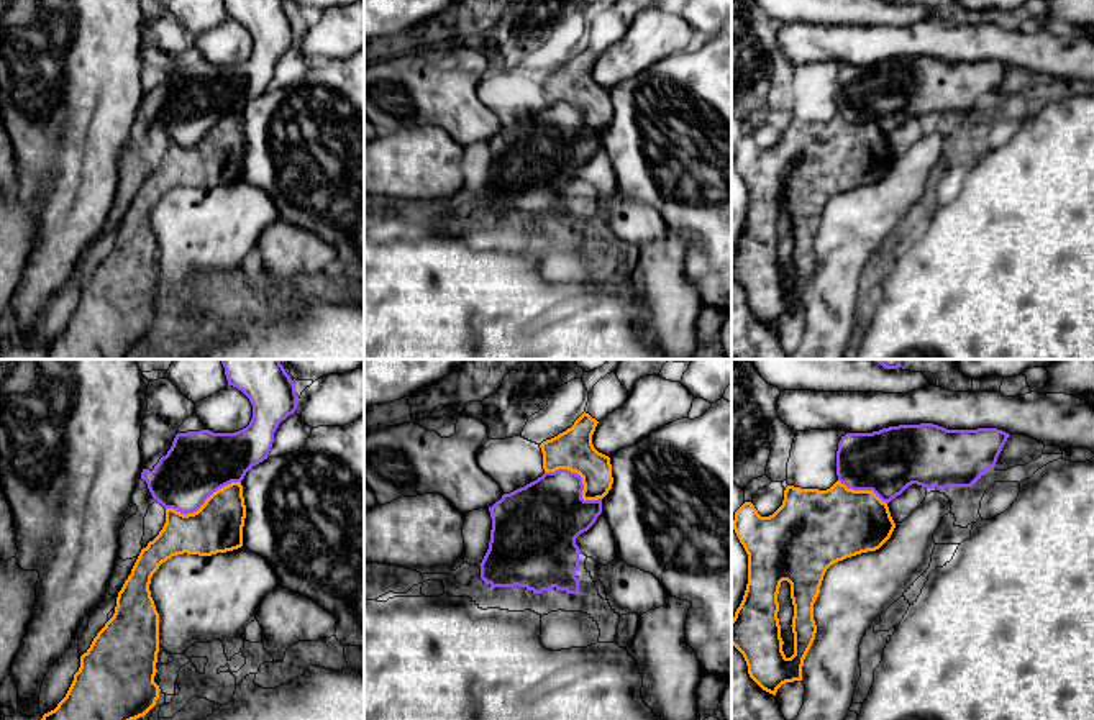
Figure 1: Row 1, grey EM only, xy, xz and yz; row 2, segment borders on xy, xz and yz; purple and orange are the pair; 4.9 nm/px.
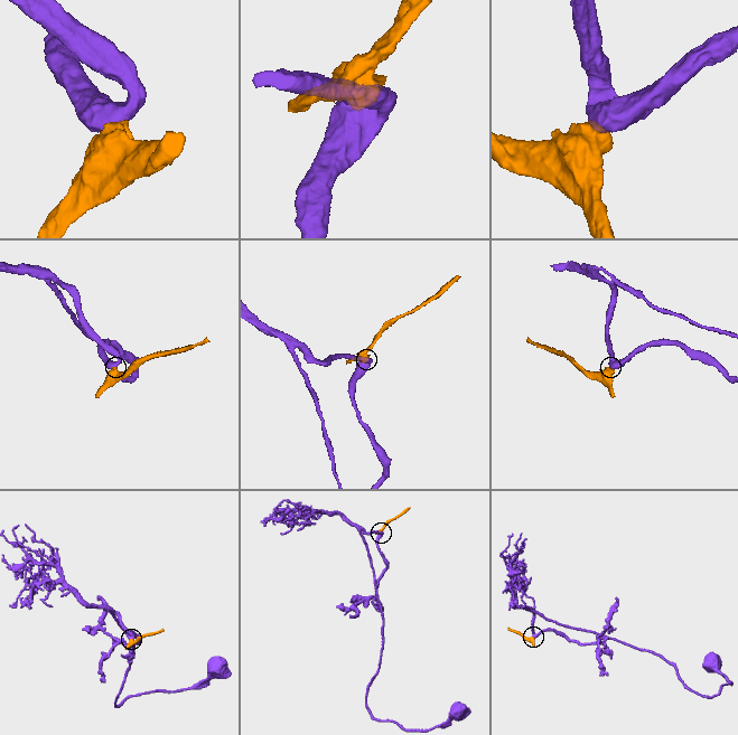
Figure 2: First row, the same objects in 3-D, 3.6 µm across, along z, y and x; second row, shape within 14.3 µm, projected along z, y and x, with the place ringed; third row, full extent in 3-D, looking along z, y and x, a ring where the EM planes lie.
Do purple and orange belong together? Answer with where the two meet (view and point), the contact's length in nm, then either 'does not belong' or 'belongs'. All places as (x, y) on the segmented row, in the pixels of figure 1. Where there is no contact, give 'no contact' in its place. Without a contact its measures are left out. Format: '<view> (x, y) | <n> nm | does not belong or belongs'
xy (202, 504) | 400 nm | does not belong

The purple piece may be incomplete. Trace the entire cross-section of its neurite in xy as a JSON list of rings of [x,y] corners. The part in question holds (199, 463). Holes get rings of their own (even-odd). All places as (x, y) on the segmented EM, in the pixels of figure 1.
[[[279,359],[220,361],[228,385],[241,390],[253,405],[249,425],[235,433],[213,433],[210,430],[177,433],[171,449],[154,469],[141,472],[153,499],[164,508],[174,508],[184,515],[197,512],[213,492],[231,482],[241,482],[253,466],[267,459],[279,423],[297,410],[295,382]]]

